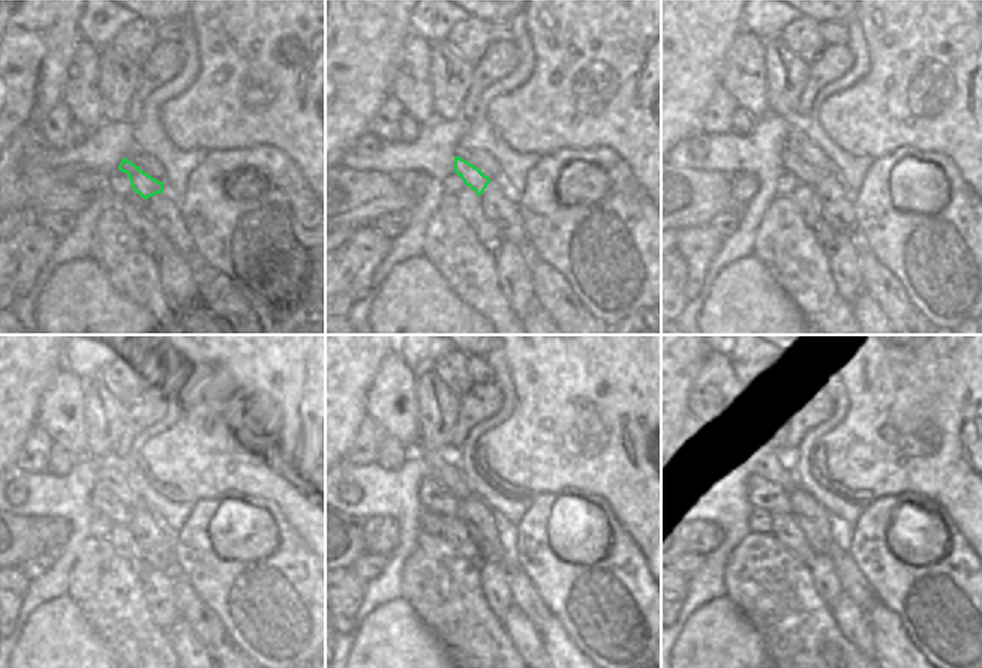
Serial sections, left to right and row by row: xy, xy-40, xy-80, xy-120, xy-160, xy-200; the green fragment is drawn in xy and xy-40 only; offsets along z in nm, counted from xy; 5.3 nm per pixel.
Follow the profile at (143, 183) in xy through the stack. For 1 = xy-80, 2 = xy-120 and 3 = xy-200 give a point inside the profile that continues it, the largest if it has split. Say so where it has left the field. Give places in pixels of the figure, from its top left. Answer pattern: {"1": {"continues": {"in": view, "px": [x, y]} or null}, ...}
{"1": {"continues": {"in": "xy-80", "px": [805, 173]}}, "2": {"continues": {"in": "xy-120", "px": [105, 503]}}, "3": {"continues": {"in": "xy-200", "px": [762, 493]}}}

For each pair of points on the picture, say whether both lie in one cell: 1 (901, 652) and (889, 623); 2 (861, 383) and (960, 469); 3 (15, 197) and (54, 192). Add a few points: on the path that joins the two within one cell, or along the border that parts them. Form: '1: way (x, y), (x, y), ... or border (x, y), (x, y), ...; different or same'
1: way (894, 644), (889, 640), (889, 631); same
2: way (885, 394), (936, 445); same
3: way (24, 192), (45, 192); same

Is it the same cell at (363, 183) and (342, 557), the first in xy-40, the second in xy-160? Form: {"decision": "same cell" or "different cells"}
{"decision": "same cell"}

